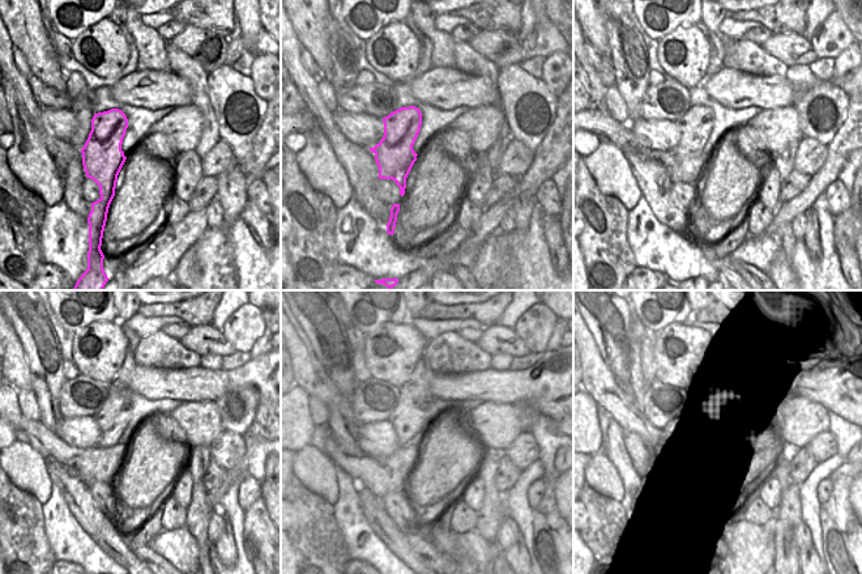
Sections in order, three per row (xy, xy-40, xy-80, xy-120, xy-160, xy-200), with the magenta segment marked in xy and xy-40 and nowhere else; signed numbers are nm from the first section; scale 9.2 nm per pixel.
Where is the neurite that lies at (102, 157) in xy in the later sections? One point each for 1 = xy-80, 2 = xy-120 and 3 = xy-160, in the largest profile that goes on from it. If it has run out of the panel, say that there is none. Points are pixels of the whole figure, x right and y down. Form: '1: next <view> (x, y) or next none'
1: next xy-80 (696, 124)
2: next xy-120 (114, 416)
3: next xy-160 (408, 417)

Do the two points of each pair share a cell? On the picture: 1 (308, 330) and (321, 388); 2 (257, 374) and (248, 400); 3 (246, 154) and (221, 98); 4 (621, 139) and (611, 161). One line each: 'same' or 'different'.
1: different
2: different
3: same
4: different

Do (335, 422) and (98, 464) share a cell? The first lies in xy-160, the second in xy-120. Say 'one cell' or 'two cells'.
two cells

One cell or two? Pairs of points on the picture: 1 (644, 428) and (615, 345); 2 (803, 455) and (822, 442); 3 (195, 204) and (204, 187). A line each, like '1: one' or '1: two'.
1: two
2: two
3: one

